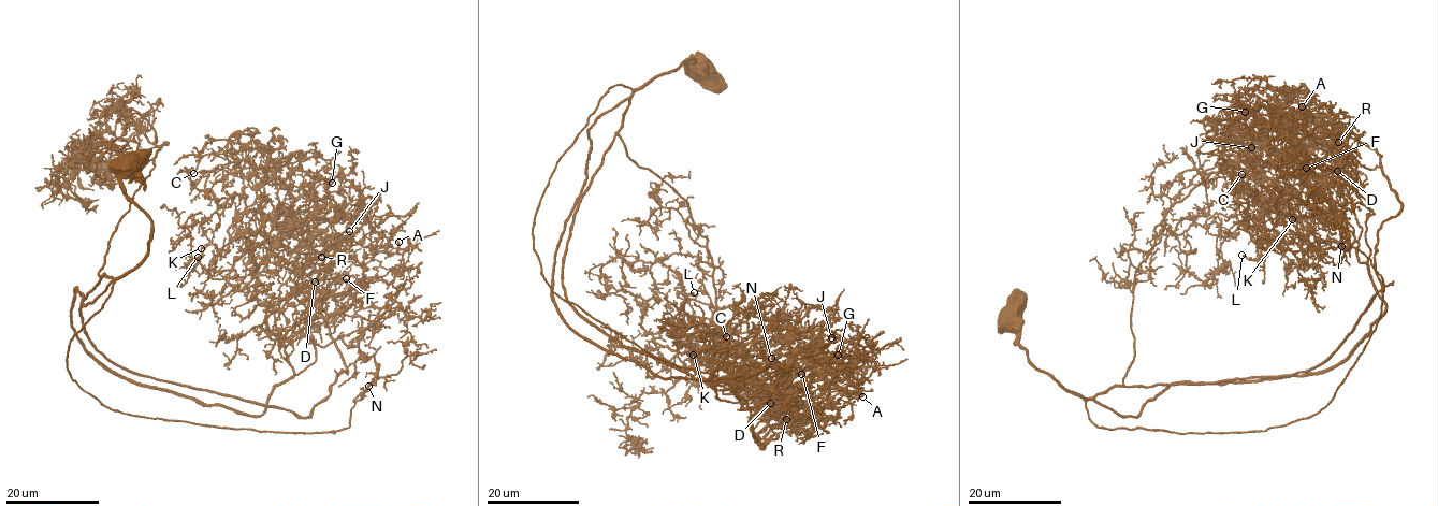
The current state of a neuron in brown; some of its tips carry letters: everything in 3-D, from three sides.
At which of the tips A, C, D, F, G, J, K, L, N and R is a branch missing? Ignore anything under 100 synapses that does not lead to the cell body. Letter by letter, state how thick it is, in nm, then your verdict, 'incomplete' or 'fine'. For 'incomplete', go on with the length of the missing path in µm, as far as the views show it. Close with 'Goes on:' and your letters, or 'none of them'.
A: 200 nm thick; fine
C: 170 nm thick; fine
D: 240 nm thick; fine
F: 200 nm thick; incomplete; about 30 µm are missing
G: 380 nm thick; fine
J: 110 nm thick; fine
K: 280 nm thick; fine
L: 260 nm thick; fine
N: 240 nm thick; fine
R: 260 nm thick; fine
Goes on: F

